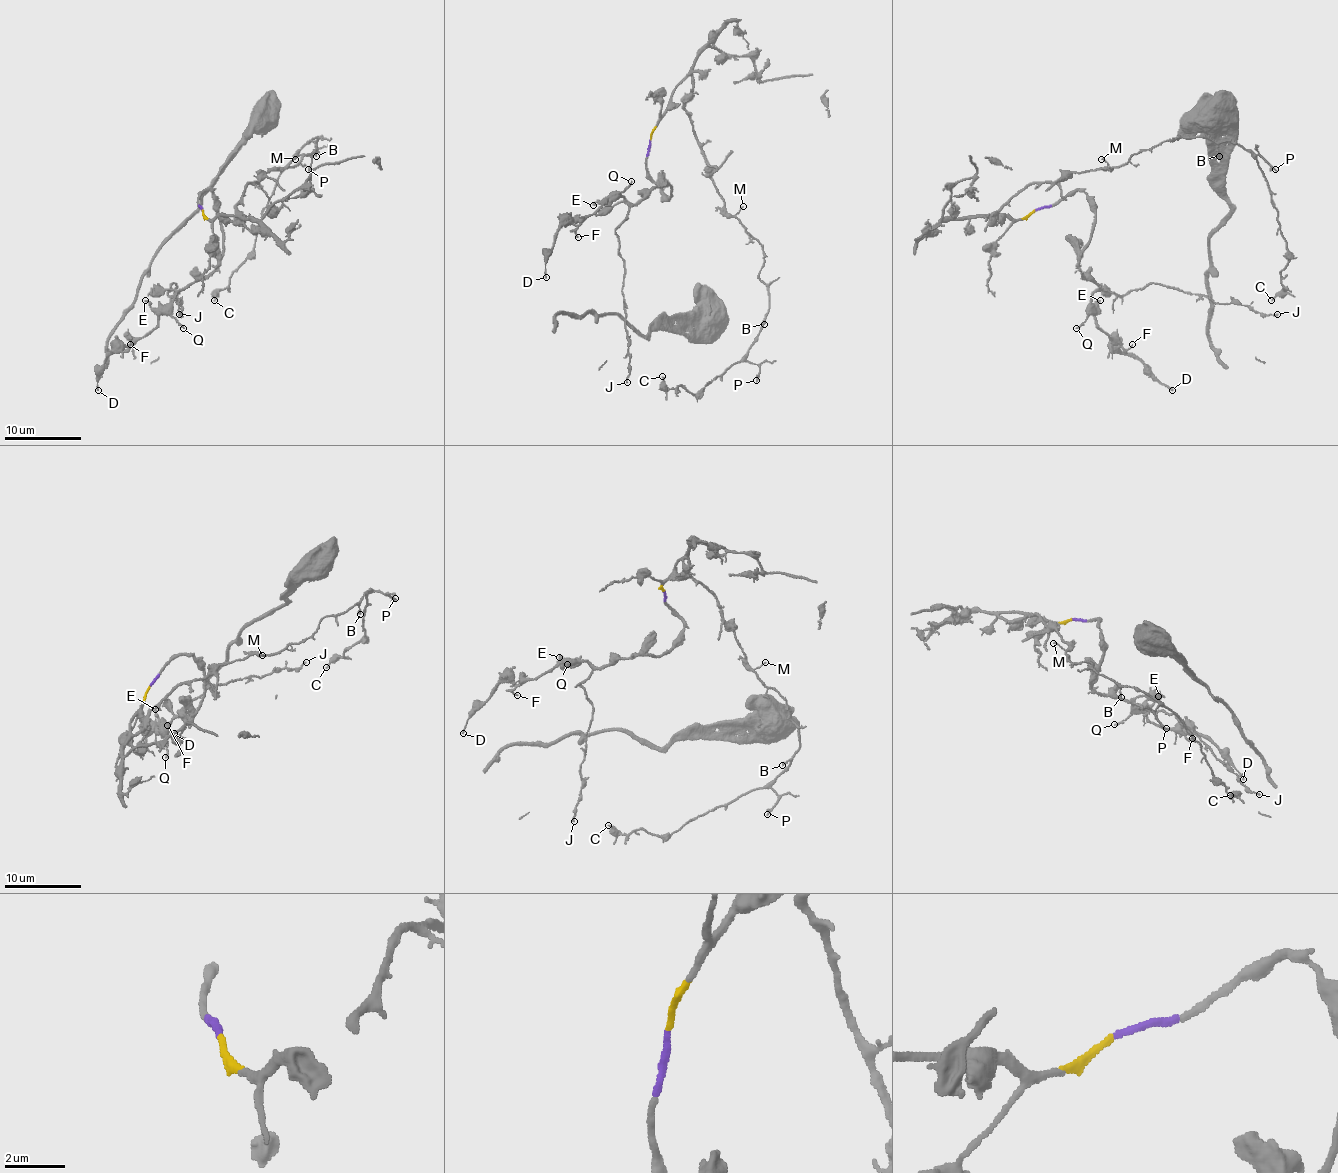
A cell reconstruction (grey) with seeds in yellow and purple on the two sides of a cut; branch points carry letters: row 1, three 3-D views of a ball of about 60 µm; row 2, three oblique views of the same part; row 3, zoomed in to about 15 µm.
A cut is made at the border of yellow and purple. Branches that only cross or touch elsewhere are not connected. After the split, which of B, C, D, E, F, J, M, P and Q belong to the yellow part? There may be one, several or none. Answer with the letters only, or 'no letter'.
B, C, M, P

